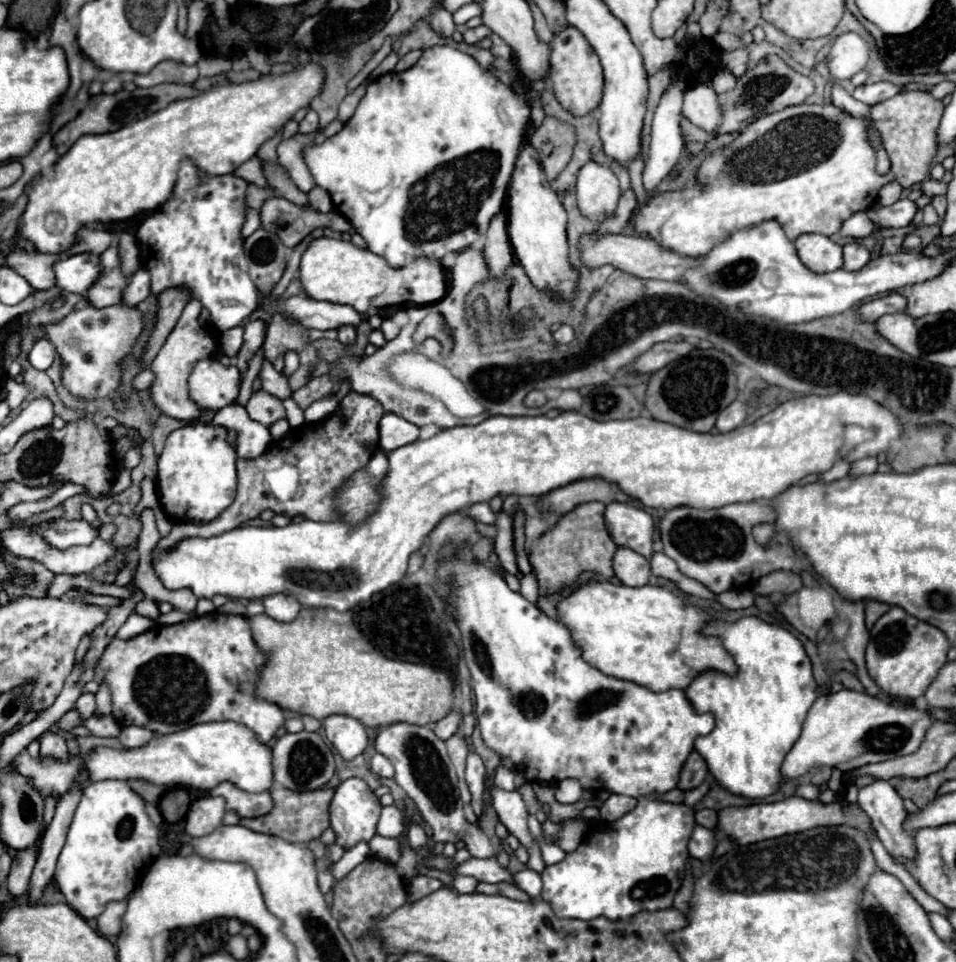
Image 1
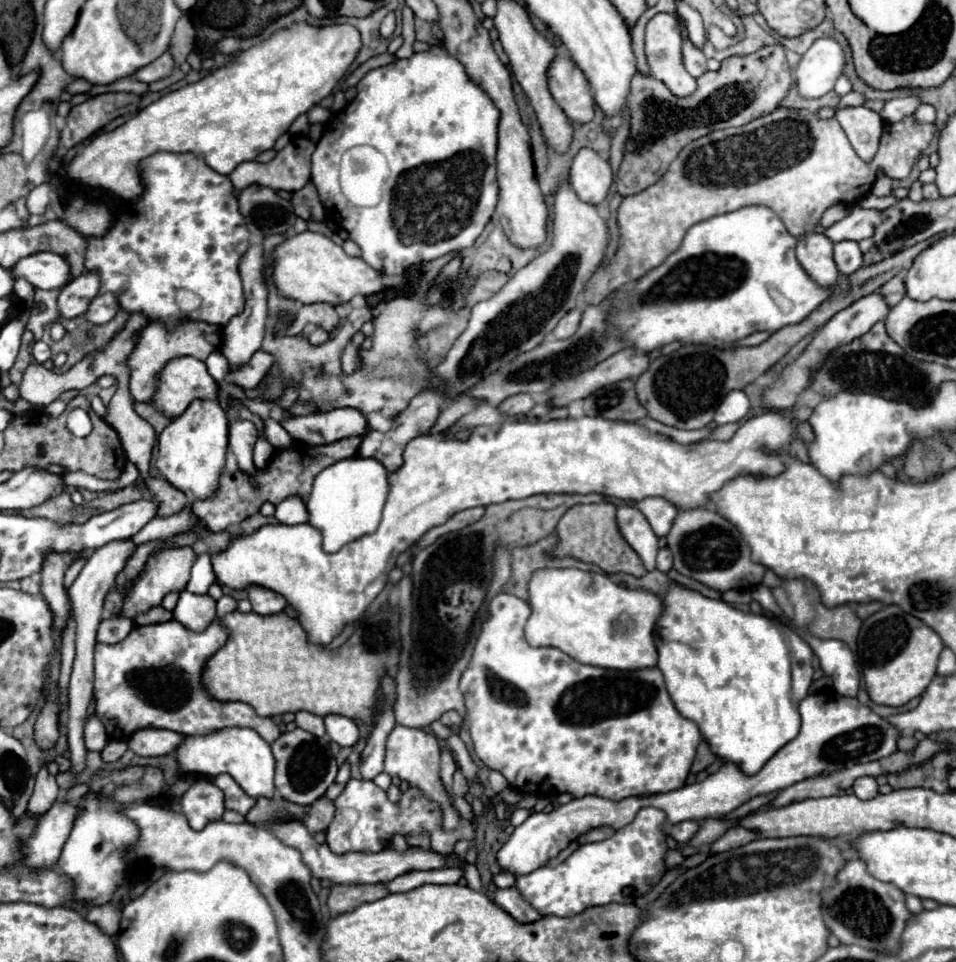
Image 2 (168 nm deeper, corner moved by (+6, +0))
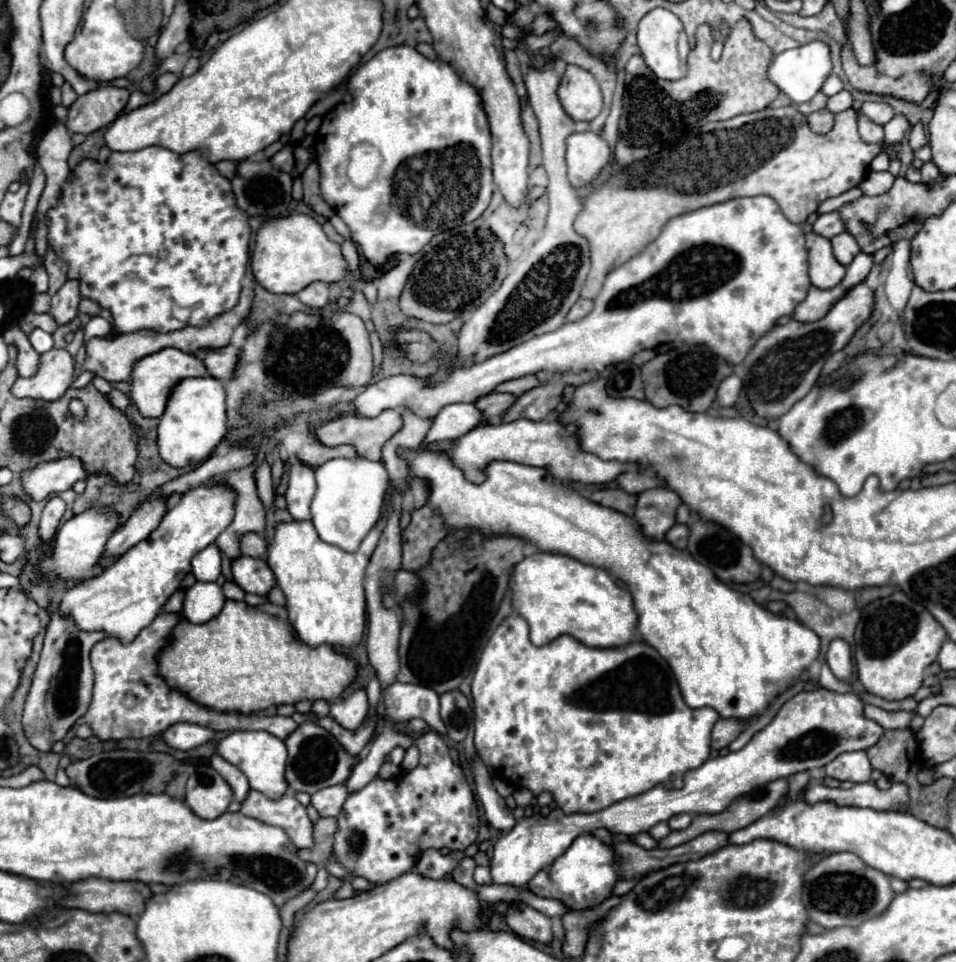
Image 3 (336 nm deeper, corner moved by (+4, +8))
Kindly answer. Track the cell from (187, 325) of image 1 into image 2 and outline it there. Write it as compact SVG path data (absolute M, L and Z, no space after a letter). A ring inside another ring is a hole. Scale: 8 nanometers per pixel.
M148 323L136 341L134 351L128 357L128 369L130 369L130 395L134 397L134 401L152 401L152 391L156 391L156 375L160 371L160 367L164 367L164 363L168 363L174 357L182 357L182 355L192 355L200 361L204 361L212 351L220 349L220 327L218 325L208 325L208 323L180 323L180 327L176 327L176 331L164 331L164 327L160 327L160 323Z

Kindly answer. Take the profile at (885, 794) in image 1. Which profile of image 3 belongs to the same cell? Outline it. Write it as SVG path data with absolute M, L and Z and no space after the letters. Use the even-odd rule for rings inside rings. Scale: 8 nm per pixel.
M854 751L854 753L838 755L832 763L824 767L824 773L838 781L866 783L872 777L872 767L866 757L866 751Z

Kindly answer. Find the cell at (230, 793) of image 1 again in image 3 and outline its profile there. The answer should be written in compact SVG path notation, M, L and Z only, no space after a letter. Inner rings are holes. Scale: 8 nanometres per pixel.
M212 755L210 757L210 765L222 775L222 779L226 779L226 783L230 783L230 787L234 791L234 799L236 801L244 801L248 791L250 791L248 779L244 777L244 773L238 767L234 767L232 763L224 761L220 755Z

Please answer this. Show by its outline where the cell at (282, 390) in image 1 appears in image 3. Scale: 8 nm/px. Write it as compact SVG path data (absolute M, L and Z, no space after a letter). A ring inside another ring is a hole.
M226 345L222 349L210 349L204 359L208 375L228 381L238 367L238 355L242 355L242 349L236 345Z

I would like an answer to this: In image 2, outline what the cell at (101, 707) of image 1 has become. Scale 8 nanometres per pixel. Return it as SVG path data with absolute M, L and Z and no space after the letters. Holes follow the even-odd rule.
M90 717L88 723L84 725L84 745L88 751L102 751L108 743L108 737L106 737L106 731L104 731L104 725L96 719L96 717Z

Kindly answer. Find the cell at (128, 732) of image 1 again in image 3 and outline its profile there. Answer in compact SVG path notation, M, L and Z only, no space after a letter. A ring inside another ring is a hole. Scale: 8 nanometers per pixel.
M174 723L172 727L168 727L164 733L160 733L160 739L170 745L172 749L194 749L206 741L210 741L214 737L214 731L202 725L194 725L194 723Z

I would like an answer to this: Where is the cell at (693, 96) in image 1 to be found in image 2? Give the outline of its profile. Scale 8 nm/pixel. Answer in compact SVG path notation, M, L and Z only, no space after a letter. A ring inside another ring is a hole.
M658 13L656 17L652 17L646 25L646 61L650 67L650 75L658 81L662 81L674 95L690 95L696 89L696 79L684 69L682 63L682 35L680 35L680 25L678 21L668 15L668 13Z

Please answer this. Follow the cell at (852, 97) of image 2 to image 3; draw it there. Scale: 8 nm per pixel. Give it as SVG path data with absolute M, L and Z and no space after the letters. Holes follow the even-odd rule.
M840 91L840 93L836 93L836 95L832 95L832 97L828 99L828 105L826 105L826 107L828 107L832 113L840 113L840 111L844 111L844 109L850 109L852 103L854 103L852 95L850 95L848 91Z

